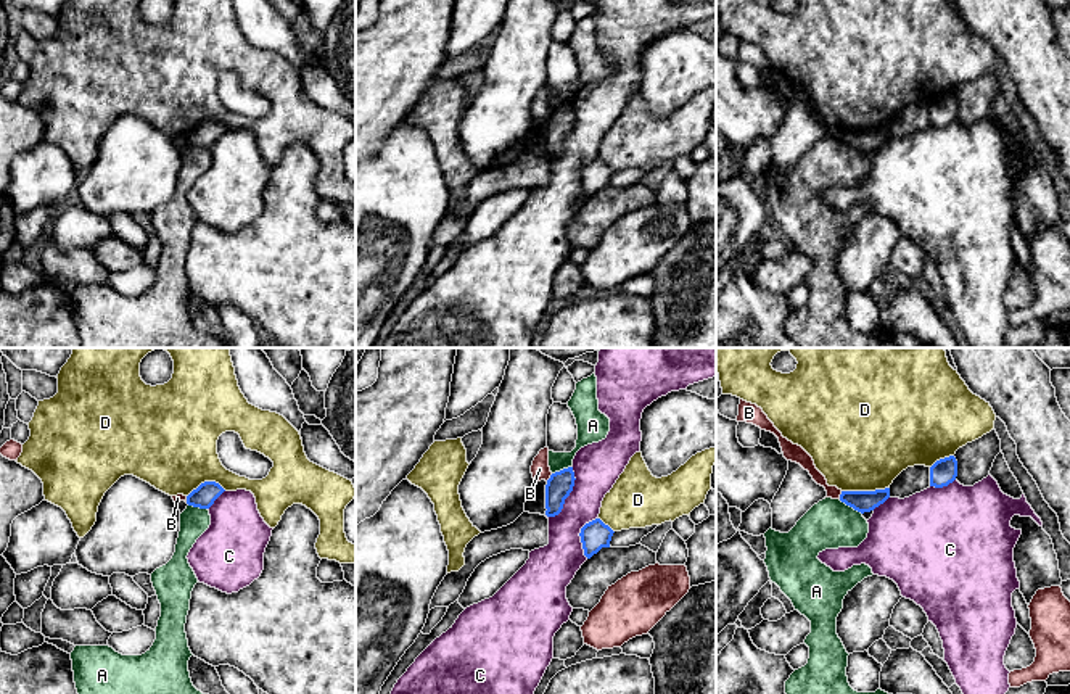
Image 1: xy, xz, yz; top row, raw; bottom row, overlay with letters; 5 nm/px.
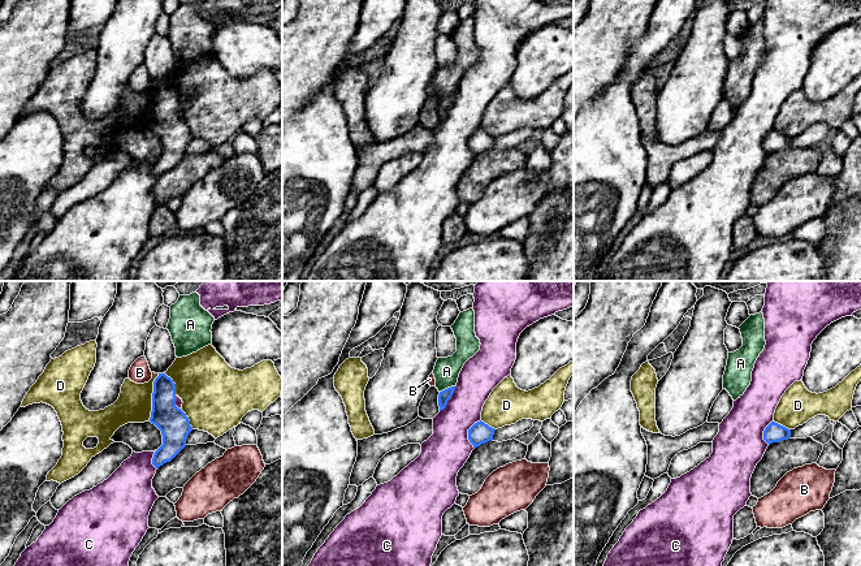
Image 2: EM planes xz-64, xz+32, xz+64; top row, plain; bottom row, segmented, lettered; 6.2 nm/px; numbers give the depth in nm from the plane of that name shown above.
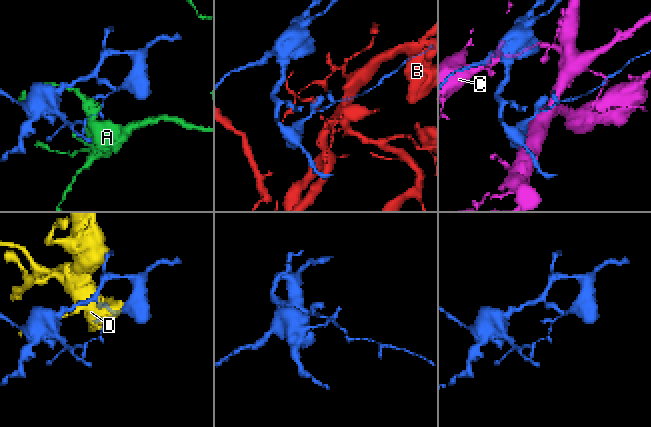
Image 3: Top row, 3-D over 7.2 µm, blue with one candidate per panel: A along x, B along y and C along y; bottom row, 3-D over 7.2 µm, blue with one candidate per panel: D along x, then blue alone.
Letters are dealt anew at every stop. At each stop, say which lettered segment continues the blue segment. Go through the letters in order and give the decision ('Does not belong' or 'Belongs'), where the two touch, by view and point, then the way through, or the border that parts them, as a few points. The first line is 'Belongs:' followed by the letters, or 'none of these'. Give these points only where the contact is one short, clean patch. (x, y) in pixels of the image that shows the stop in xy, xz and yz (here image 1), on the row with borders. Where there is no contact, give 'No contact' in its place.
Belongs: none of these
A: Does not belong. Touches blue at yz (850, 506)
B: Does not belong. Touches blue at xz (551, 477). Boundary: xz (552, 474), (546, 480)
C: Does not belong. Touches blue at xz (568, 495)
D: Does not belong. Touches blue at yz (864, 491)

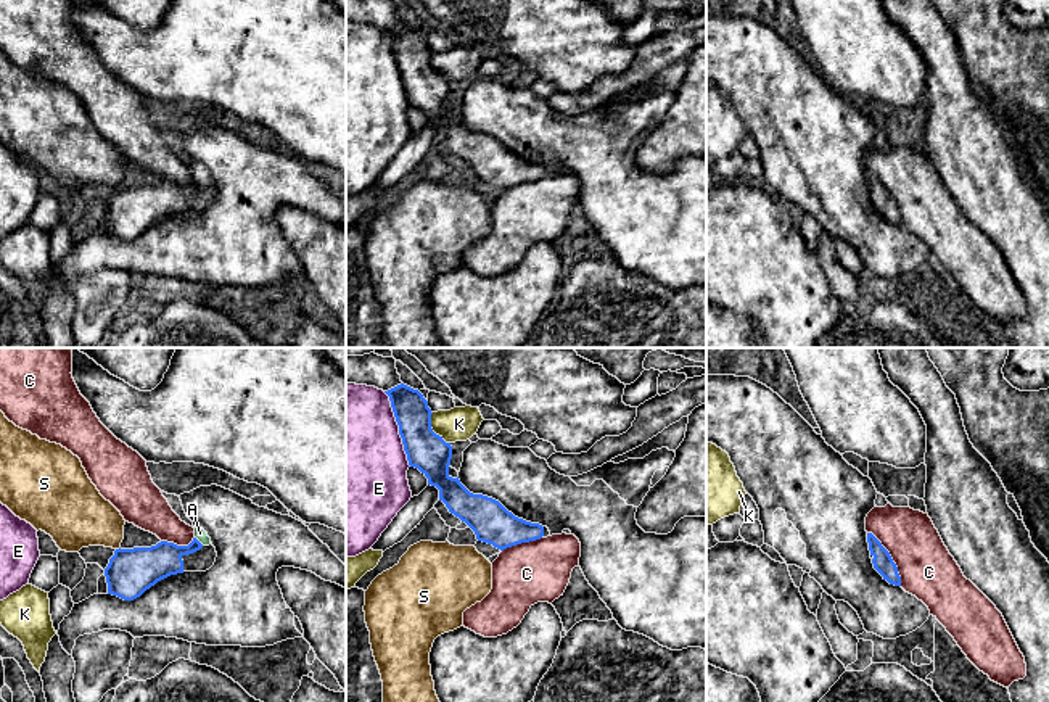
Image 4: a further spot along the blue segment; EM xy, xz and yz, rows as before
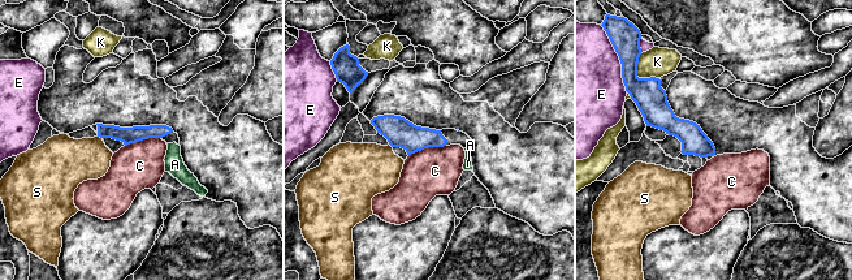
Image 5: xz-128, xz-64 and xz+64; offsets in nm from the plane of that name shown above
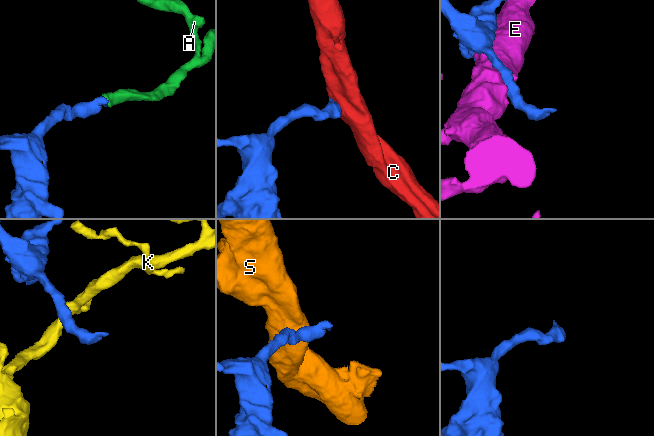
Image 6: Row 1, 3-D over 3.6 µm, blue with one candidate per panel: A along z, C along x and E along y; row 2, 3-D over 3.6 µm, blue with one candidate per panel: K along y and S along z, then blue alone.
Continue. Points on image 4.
Belongs: A
A: Belongs. Touches blue at xy (198, 541). Path across: xy (164, 559), (190, 549), (198, 541), (200, 533)
C: Does not belong. Touches blue at yz (890, 557). Boundary: yz (867, 532), (888, 553), (901, 585)
E: Does not belong. Touches blue at xz (399, 429)
K: Does not belong. Touches blue at xz (431, 430). Boundary: xz (431, 412), (431, 429), (449, 443)
S: Does not belong. Touches blue at xy (119, 548). Boundary: xy (119, 546), (116, 549)

